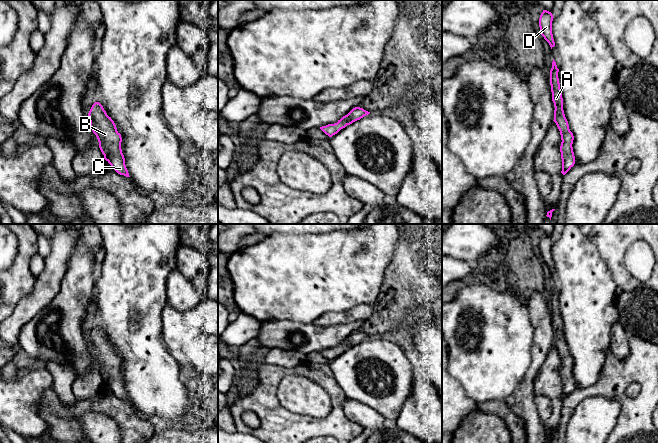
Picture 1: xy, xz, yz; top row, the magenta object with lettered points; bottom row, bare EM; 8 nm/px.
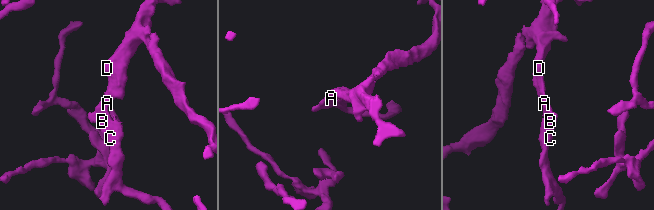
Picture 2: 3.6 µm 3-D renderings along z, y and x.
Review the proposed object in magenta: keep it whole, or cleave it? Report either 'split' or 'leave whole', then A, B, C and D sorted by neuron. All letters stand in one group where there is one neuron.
leave whole | A B C D

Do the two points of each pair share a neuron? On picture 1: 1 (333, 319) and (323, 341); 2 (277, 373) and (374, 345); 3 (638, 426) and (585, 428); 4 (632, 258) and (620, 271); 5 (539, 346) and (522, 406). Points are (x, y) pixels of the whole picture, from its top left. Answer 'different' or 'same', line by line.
1: different
2: different
3: different
4: different
5: same

